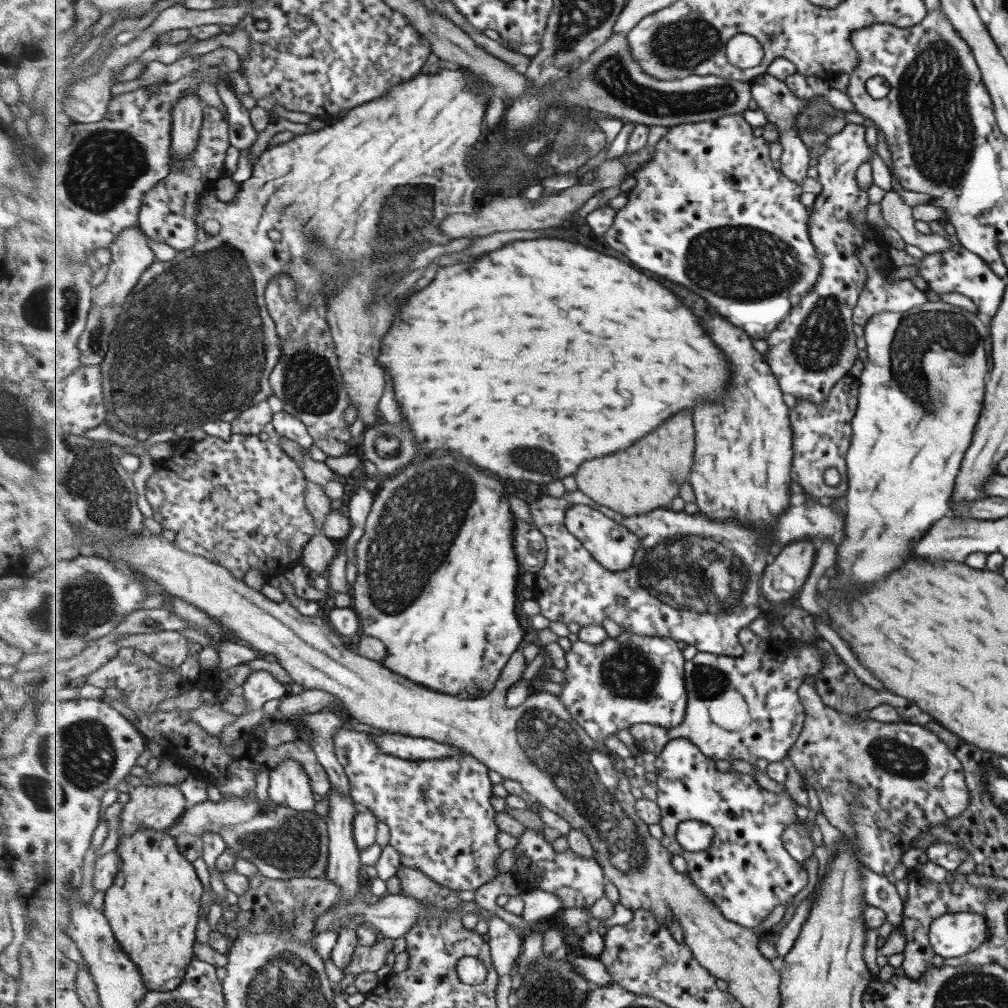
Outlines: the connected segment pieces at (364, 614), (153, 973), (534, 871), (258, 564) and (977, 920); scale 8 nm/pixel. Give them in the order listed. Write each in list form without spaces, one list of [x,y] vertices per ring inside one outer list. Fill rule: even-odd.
[[[445,452],[445,456],[425,454],[397,472],[393,477],[383,481],[381,488],[377,490],[375,504],[373,504],[373,510],[368,516],[369,520],[366,522],[364,535],[360,538],[359,544],[355,545],[357,578],[352,590],[351,606],[360,617],[363,634],[380,638],[387,645],[389,654],[381,662],[385,667],[409,677],[416,684],[429,687],[436,692],[458,697],[463,696],[466,692],[470,692],[474,696],[489,695],[495,685],[499,683],[501,673],[508,666],[513,653],[521,650],[519,646],[521,646],[521,642],[524,642],[528,630],[528,628],[521,626],[524,620],[519,608],[522,599],[522,565],[519,563],[515,551],[515,514],[511,508],[511,502],[505,496],[506,491],[504,479],[493,476],[485,470],[481,472],[465,456],[457,456],[457,452]]]
[[[141,829],[132,836],[122,836],[118,841],[116,850],[121,854],[121,871],[117,873],[113,886],[105,893],[105,905],[103,909],[105,916],[110,920],[109,924],[112,926],[114,934],[121,943],[121,946],[125,949],[125,952],[127,952],[135,964],[139,965],[139,970],[141,971],[141,975],[143,975],[143,981],[145,981],[145,986],[149,987],[149,990],[151,991],[169,992],[175,990],[179,988],[179,985],[181,985],[183,979],[185,979],[189,964],[196,960],[195,936],[197,936],[199,913],[201,914],[201,896],[203,896],[203,891],[205,891],[203,890],[201,880],[199,880],[197,868],[195,868],[191,861],[187,860],[187,857],[181,853],[179,845],[175,842],[175,837],[167,834],[166,831],[160,831],[159,829]]]
[[[526,828],[526,832],[517,839],[518,842],[513,847],[517,856],[516,865],[511,872],[519,886],[523,886],[523,893],[535,890],[553,892],[563,900],[564,909],[590,907],[605,896],[609,880],[605,876],[603,866],[595,857],[581,857],[569,850],[557,852],[551,843],[545,840],[543,830]]]
[[[232,433],[228,441],[217,436],[207,436],[200,442],[191,439],[176,442],[173,454],[168,459],[159,461],[153,474],[148,478],[145,495],[154,513],[154,520],[162,525],[163,529],[175,532],[174,540],[179,548],[186,552],[205,556],[213,562],[218,562],[233,572],[238,580],[242,580],[248,570],[257,569],[268,581],[270,578],[283,575],[295,560],[301,562],[306,544],[317,535],[317,524],[315,524],[313,515],[309,512],[307,500],[305,500],[307,480],[308,478],[299,461],[285,452],[285,449],[276,440],[268,438],[265,441],[261,440],[258,435],[245,436]]]
[[[957,912],[945,913],[933,919],[927,938],[935,954],[953,958],[977,948],[985,935],[985,916],[973,912]]]

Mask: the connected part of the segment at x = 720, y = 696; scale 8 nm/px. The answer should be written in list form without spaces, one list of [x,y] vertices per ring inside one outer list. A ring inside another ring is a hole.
[[[748,627],[740,631],[740,639],[745,647],[745,654],[737,659],[698,651],[686,661],[685,681],[689,697],[685,720],[673,728],[651,723],[634,724],[629,731],[639,750],[658,756],[671,740],[689,738],[715,760],[745,760],[752,766],[755,766],[759,758],[774,763],[783,760],[785,754],[790,754],[791,748],[803,732],[807,718],[798,689],[807,676],[813,676],[821,669],[825,660],[813,646],[801,645],[793,650],[779,640],[772,640],[772,637],[764,639],[755,636]],[[735,692],[745,700],[749,718],[745,718],[747,724],[739,725],[737,730],[727,730],[713,720],[711,704],[721,704],[727,698],[735,698]]]

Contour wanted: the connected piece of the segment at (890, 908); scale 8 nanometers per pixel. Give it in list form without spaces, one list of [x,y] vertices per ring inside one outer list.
[[[861,866],[861,881],[865,904],[881,909],[889,924],[900,924],[903,903],[895,891],[895,886],[885,875],[875,874],[867,866]]]

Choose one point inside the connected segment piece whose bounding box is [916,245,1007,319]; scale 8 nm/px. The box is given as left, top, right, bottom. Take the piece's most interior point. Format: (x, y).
(955, 269)

